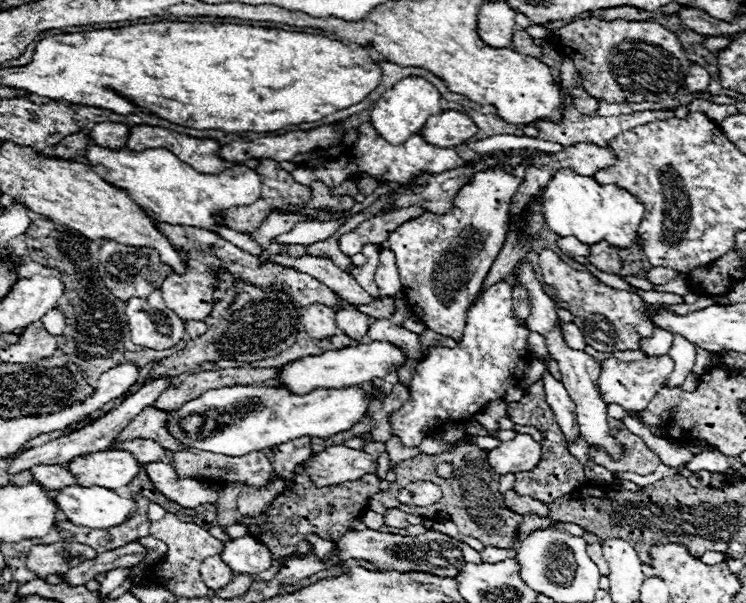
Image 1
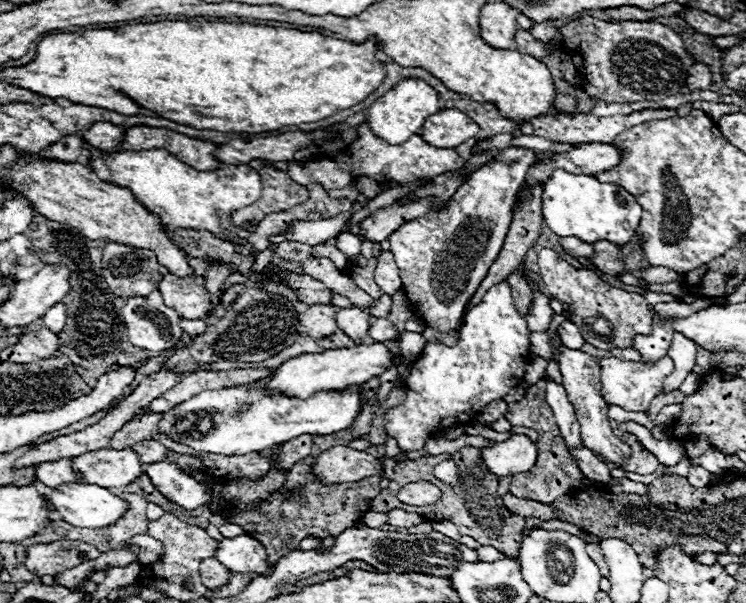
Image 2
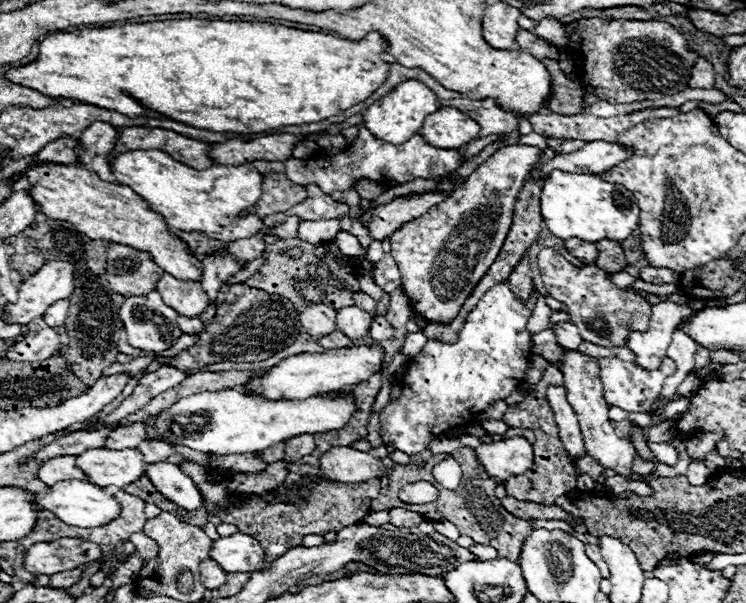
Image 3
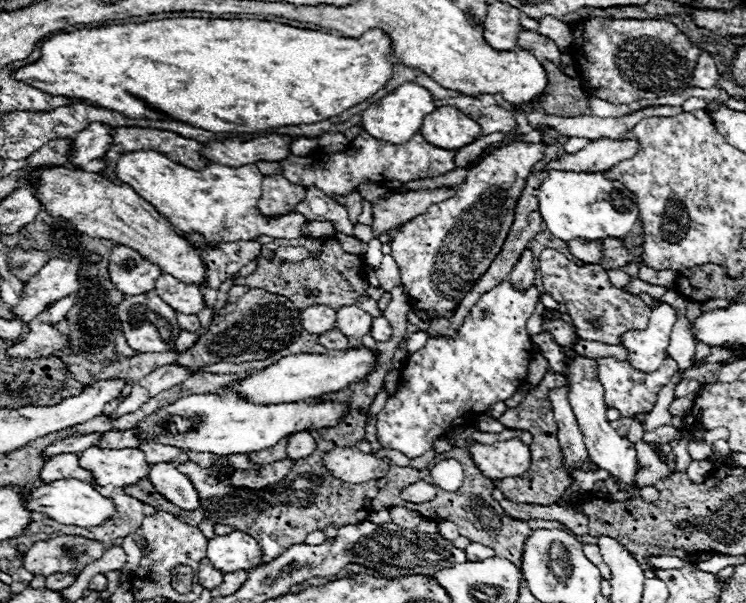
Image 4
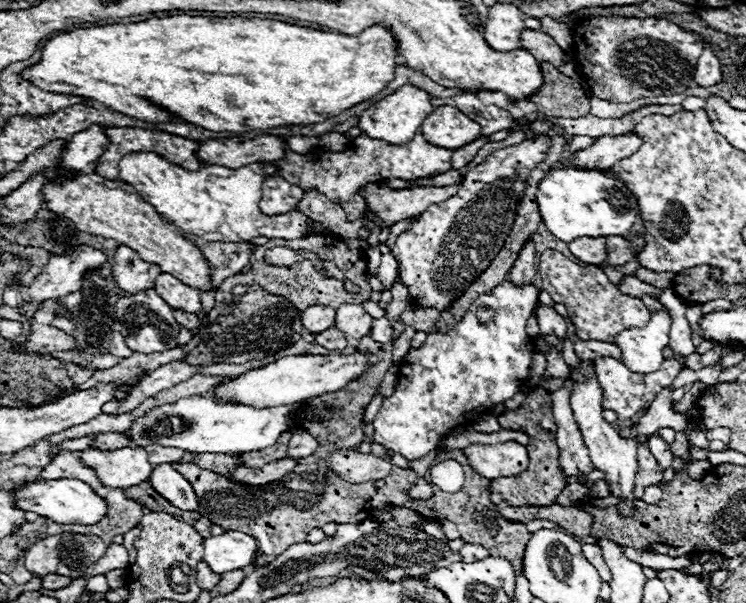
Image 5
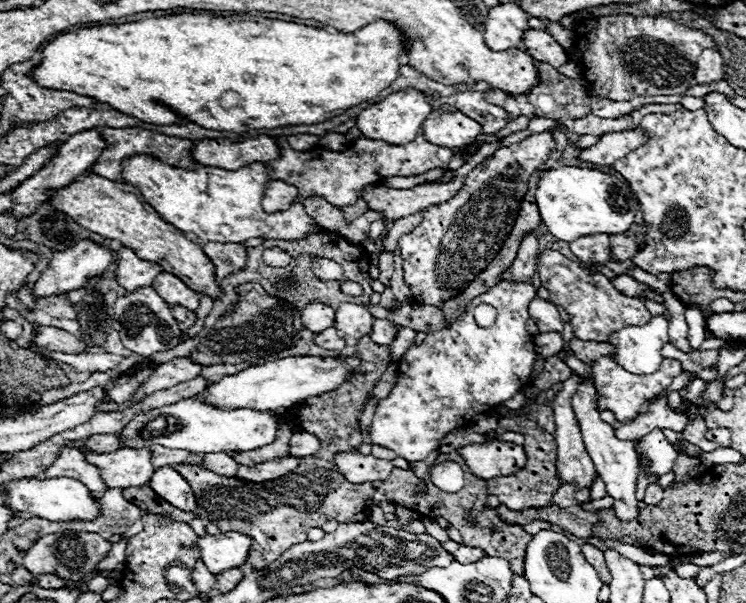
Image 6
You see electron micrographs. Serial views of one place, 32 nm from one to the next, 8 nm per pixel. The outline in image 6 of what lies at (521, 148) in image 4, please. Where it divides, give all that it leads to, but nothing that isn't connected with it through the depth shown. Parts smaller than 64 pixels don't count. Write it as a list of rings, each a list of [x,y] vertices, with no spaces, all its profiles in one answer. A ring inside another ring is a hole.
[[[550,130],[532,134],[518,144],[498,148],[492,156],[488,156],[466,176],[464,186],[458,190],[454,198],[424,210],[422,224],[416,226],[410,234],[400,238],[400,252],[404,258],[404,282],[410,286],[416,304],[428,304],[440,308],[444,300],[464,292],[466,286],[474,280],[474,276],[480,274],[494,260],[494,256],[500,252],[504,240],[510,236],[514,228],[518,210],[528,190],[530,176],[538,170],[540,164],[544,164],[550,158],[550,152],[554,148],[556,142]]]

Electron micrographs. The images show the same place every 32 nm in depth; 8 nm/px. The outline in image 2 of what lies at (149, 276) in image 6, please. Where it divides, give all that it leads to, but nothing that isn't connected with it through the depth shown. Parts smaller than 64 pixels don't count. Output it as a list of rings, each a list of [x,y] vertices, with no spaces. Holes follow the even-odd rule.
[[[116,242],[106,244],[102,268],[110,290],[122,298],[154,292],[162,276],[168,272],[158,264],[152,250],[122,246]]]

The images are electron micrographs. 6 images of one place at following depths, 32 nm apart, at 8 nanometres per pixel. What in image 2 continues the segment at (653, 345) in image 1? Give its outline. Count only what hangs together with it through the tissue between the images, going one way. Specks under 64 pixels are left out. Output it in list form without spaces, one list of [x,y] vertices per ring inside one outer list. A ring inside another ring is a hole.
[[[696,298],[694,304],[678,304],[678,302],[664,302],[658,304],[658,310],[654,310],[652,316],[652,330],[650,334],[636,334],[634,336],[634,350],[640,354],[642,362],[658,362],[662,356],[666,356],[670,342],[672,342],[672,320],[674,318],[686,318],[686,314],[698,312],[706,306],[710,306],[712,298]]]

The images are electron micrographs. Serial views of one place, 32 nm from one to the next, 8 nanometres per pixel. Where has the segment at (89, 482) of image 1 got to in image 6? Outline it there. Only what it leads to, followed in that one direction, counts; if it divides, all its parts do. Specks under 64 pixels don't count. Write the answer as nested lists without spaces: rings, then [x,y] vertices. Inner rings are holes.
[[[148,448],[114,450],[110,454],[88,454],[88,462],[98,466],[102,480],[110,488],[136,488],[152,480],[154,464]]]

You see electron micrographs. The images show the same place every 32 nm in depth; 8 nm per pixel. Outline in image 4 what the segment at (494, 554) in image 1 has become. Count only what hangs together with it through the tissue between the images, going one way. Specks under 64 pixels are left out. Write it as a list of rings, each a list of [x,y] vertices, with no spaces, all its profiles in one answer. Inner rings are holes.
[[[468,544],[464,550],[466,550],[466,558],[470,562],[474,562],[478,558],[492,558],[494,556],[494,550],[492,548],[486,548],[482,544]]]

